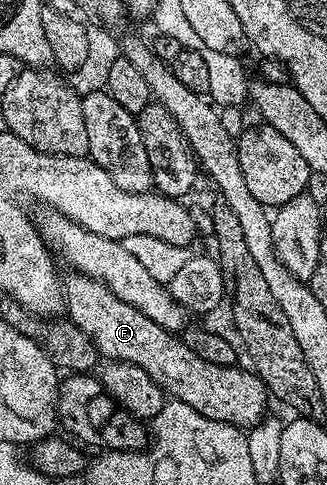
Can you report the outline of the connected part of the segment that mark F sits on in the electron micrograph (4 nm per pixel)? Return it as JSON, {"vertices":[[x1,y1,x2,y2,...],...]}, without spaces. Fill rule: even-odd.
{"vertices":[[67,272,62,277,62,290,66,296,65,316,98,348,106,361,136,363,173,400,188,403,192,411,213,421,239,427,257,425,267,412,268,394,266,384,258,374,238,365,208,363,200,359,192,347,177,332,152,323,144,311,136,311,132,303,118,299,96,279,83,273],[266,409,266,410,265,410]]}

